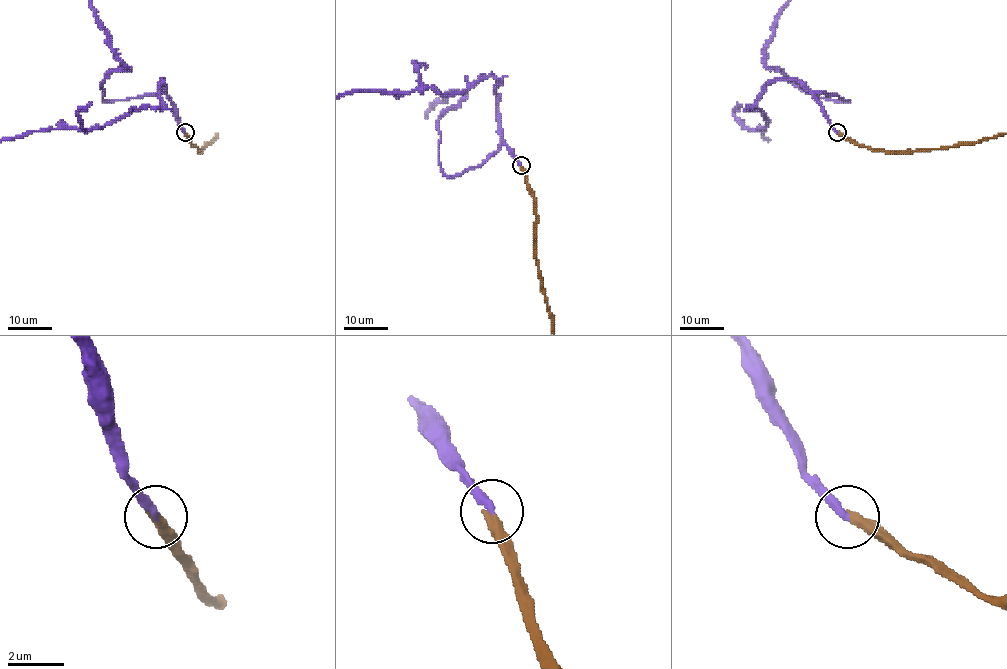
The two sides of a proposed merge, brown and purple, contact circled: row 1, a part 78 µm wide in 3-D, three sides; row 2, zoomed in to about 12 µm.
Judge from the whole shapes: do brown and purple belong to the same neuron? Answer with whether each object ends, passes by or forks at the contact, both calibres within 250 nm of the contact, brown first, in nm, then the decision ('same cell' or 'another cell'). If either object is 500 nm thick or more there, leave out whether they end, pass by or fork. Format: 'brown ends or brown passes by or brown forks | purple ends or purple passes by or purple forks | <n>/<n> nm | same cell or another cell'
brown ends | purple ends | 400/320 nm | same cell

